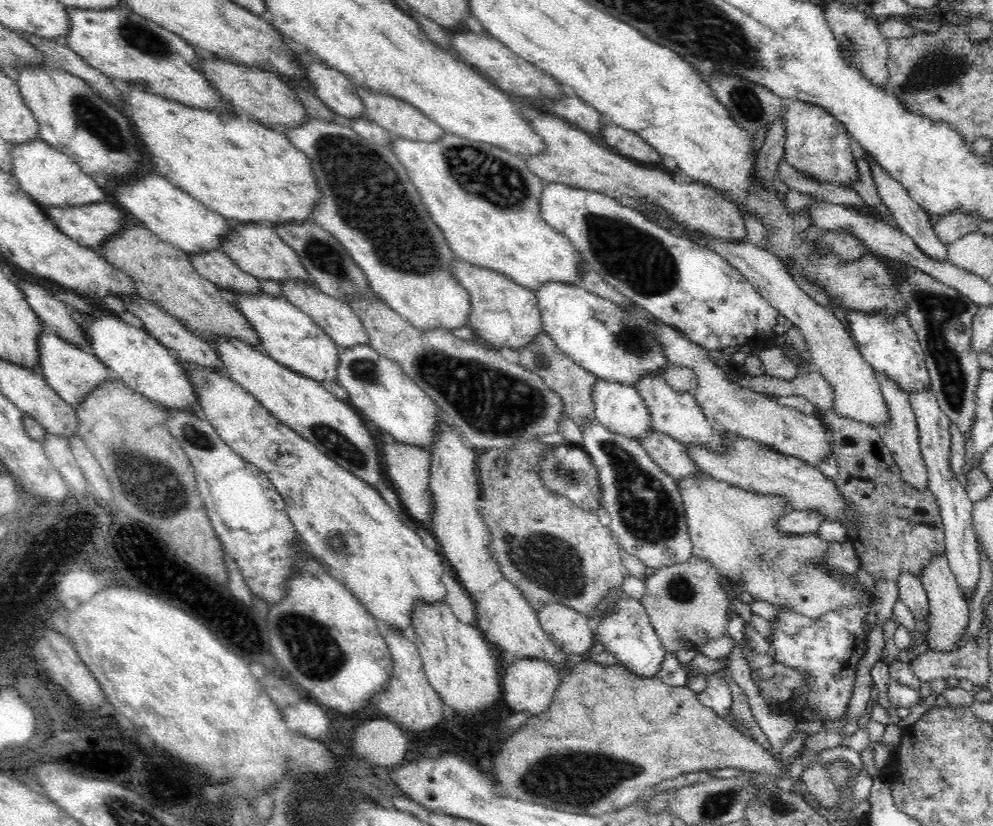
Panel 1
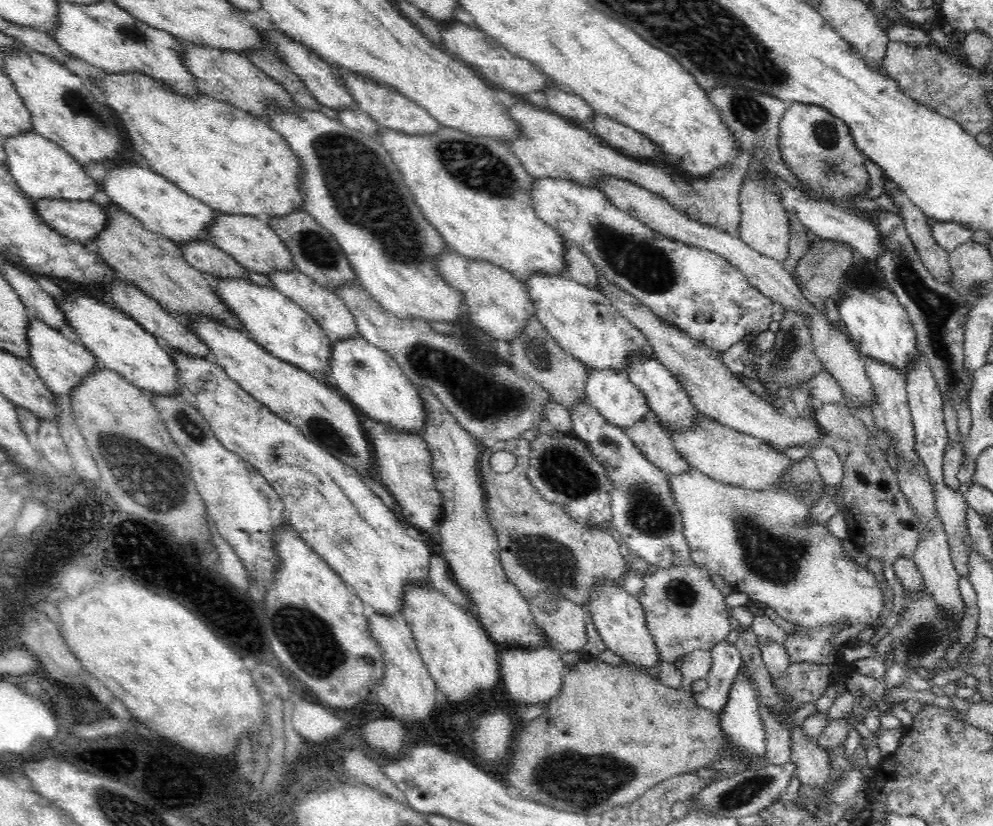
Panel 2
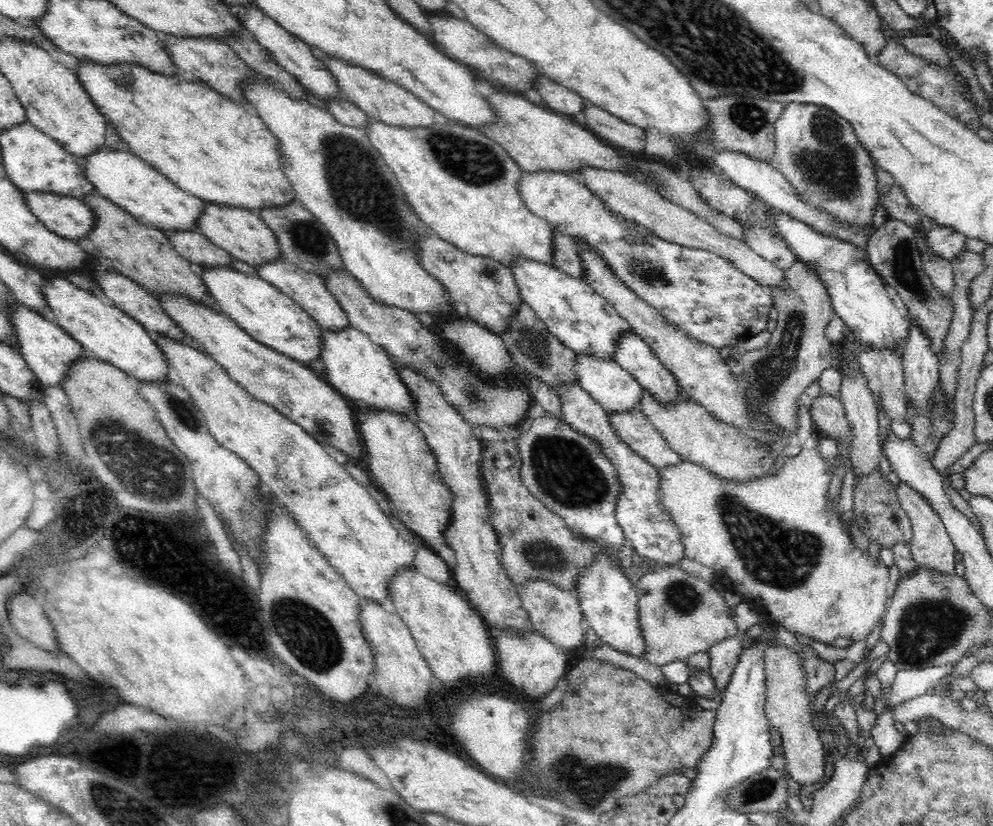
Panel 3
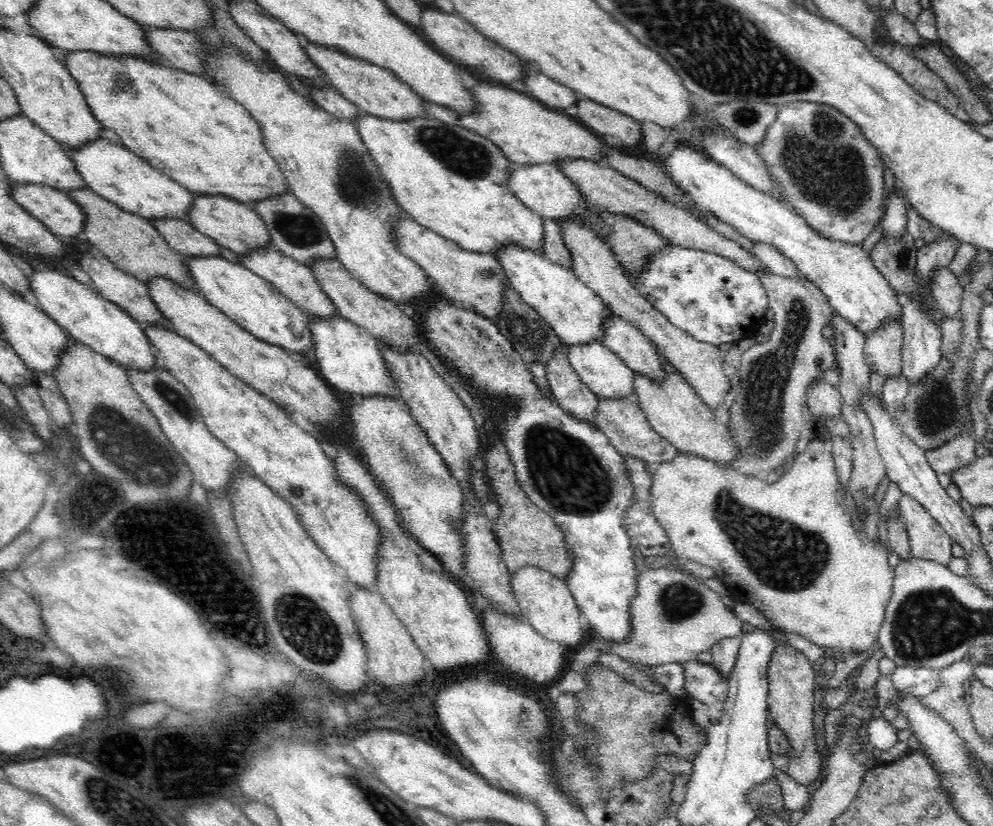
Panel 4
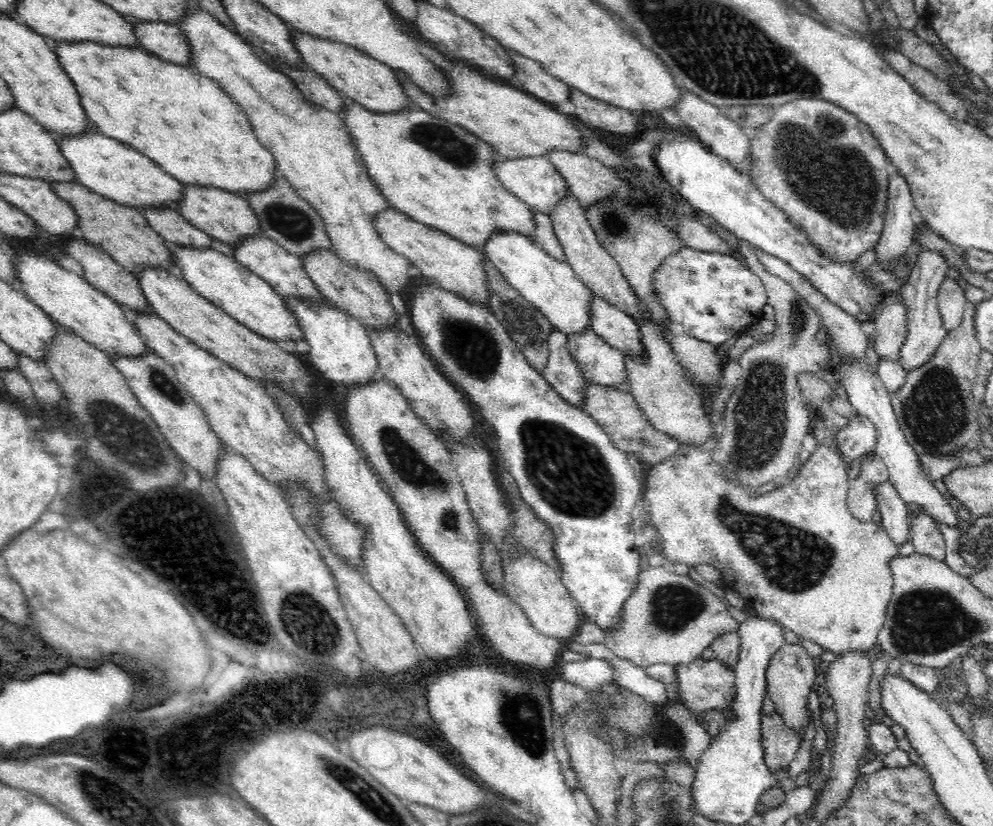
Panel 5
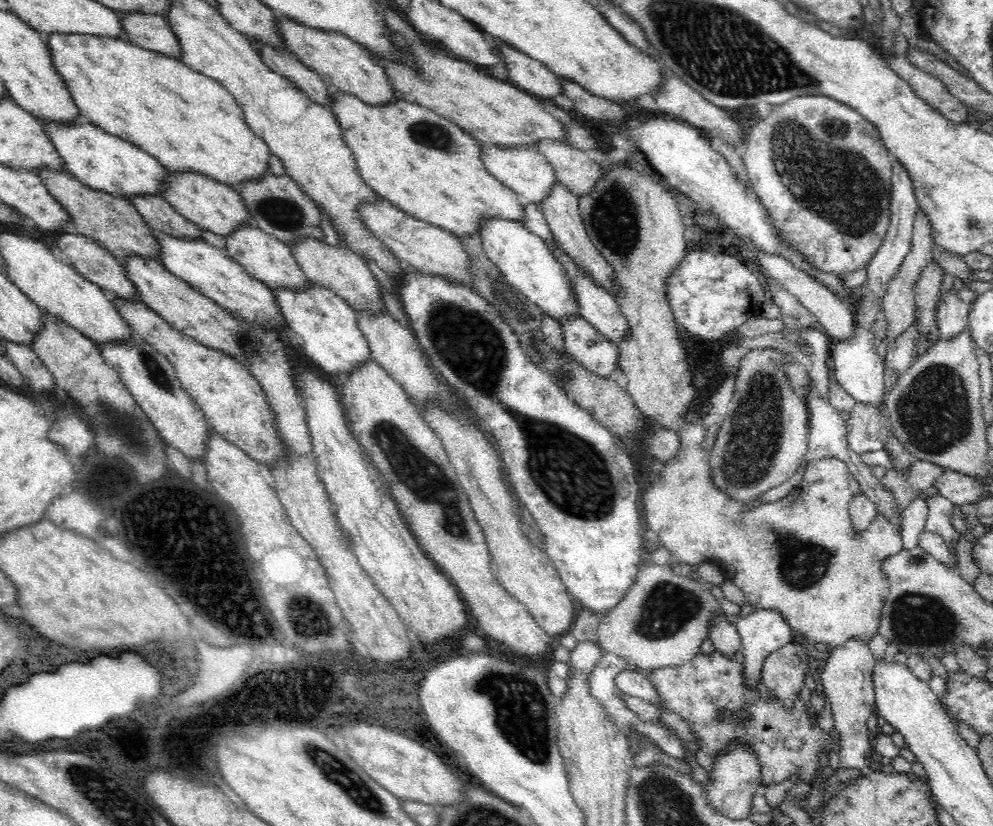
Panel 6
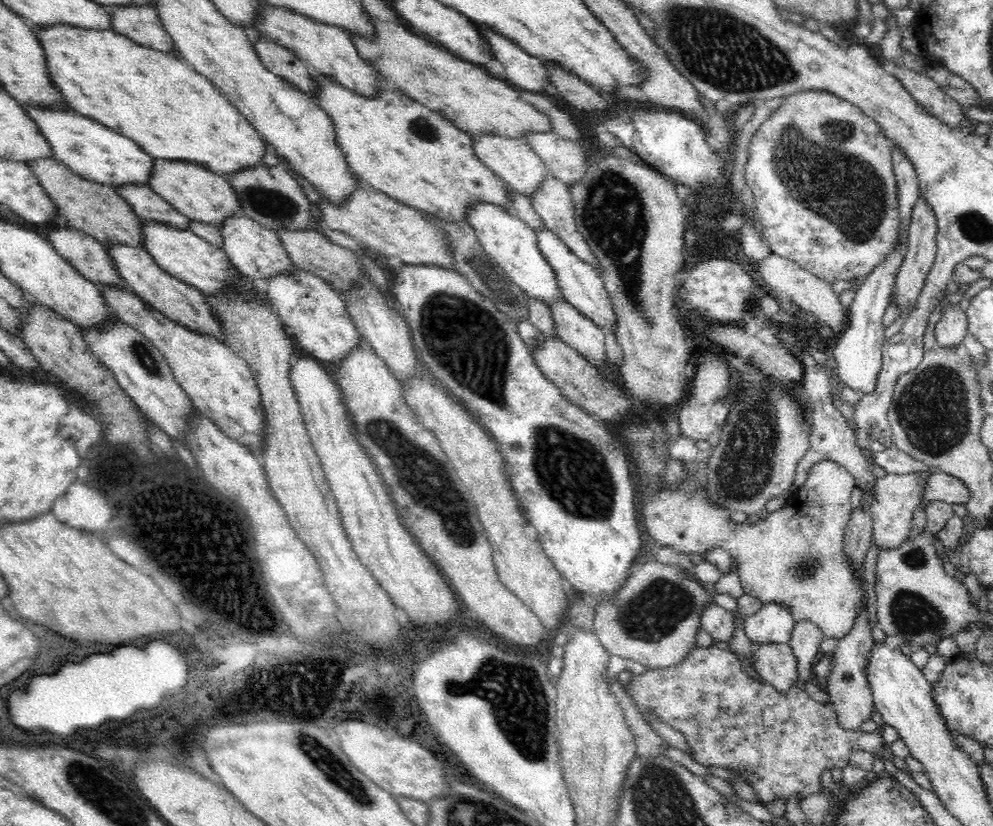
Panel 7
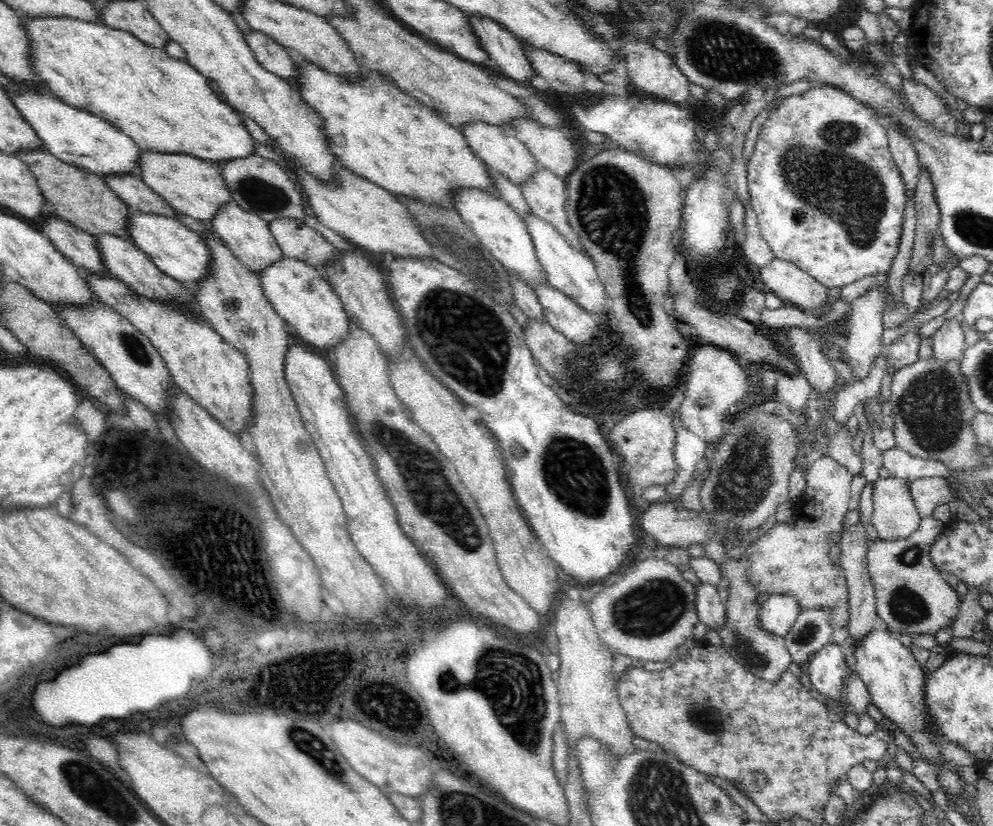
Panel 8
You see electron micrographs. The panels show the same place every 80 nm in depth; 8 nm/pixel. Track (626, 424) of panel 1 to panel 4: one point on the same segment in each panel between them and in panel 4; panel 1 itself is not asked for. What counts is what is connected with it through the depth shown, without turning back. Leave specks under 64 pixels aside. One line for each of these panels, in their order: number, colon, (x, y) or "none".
2: (611, 392)
3: (608, 383)
4: (601, 369)

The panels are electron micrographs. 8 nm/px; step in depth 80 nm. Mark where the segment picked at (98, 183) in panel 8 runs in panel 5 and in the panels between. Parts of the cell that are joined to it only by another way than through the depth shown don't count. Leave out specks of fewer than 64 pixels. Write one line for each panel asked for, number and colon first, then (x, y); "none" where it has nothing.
5: (123, 232)
6: (114, 223)
7: (97, 209)

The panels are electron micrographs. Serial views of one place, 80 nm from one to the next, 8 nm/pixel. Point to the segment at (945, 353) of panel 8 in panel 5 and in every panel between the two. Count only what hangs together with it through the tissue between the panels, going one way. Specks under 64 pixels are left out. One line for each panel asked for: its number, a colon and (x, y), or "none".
5: (952, 304)
6: (952, 316)
7: (950, 330)

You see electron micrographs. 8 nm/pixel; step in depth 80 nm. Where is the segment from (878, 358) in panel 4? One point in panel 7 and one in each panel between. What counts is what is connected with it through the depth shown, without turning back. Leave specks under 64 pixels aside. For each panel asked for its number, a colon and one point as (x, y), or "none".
5: (889, 326)
6: (898, 305)
7: (921, 249)

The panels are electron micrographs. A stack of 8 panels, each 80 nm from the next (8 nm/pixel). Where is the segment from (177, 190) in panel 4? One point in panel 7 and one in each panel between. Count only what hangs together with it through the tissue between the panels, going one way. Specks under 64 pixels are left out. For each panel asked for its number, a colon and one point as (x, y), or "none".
5: (109, 167)
6: (115, 166)
7: (89, 148)

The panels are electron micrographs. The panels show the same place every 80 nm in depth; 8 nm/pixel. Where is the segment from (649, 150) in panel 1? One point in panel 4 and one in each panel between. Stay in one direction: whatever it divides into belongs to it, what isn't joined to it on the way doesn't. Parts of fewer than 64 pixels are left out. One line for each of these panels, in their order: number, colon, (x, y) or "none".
2: (617, 135)
3: (612, 130)
4: (613, 125)

